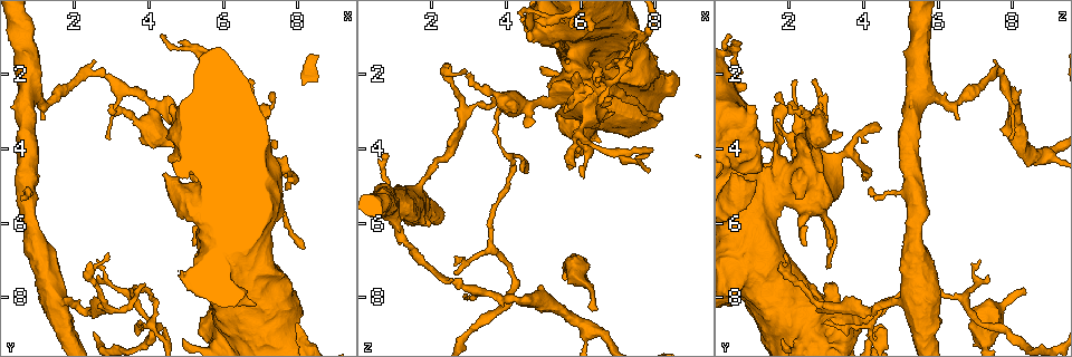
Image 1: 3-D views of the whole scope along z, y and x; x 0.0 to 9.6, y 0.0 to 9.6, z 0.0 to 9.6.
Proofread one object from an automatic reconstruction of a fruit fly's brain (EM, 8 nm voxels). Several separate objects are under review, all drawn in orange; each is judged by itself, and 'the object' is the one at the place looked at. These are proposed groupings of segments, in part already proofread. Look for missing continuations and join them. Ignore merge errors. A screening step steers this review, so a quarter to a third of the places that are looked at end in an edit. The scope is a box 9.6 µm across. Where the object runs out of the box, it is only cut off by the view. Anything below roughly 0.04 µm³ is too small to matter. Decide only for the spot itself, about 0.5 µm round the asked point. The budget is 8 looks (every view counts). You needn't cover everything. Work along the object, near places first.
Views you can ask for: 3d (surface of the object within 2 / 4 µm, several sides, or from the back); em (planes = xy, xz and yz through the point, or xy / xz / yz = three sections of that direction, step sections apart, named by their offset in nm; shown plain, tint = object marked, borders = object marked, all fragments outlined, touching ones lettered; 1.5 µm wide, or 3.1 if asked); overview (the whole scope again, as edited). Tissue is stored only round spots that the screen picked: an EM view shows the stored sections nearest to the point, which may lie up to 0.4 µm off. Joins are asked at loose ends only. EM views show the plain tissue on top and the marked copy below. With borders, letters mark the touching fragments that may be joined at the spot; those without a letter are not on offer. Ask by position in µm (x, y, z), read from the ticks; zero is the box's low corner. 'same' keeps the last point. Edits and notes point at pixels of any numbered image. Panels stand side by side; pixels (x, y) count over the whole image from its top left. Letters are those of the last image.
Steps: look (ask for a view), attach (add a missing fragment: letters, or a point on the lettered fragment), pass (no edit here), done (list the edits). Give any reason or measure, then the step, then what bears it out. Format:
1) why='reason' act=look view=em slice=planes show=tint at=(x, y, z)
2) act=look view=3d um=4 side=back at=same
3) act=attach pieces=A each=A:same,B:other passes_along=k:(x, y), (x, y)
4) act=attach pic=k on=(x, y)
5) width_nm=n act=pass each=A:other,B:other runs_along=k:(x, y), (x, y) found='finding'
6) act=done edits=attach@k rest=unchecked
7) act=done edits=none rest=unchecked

why='free end' act=look view=3d um=2 at=(6.35, 7.90, 8.30)

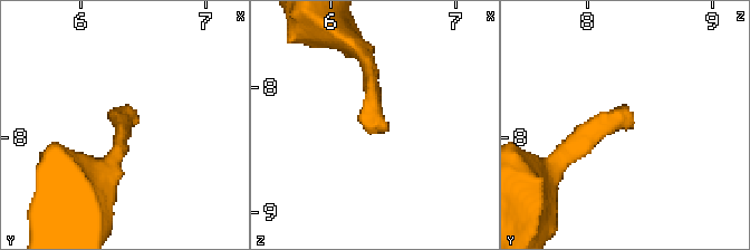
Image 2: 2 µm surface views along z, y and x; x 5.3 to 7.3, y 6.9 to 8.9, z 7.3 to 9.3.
why='need the tissue' act=look view=em slice=yz step=4 show=borders at=(6.42, 7.88, 8.38)

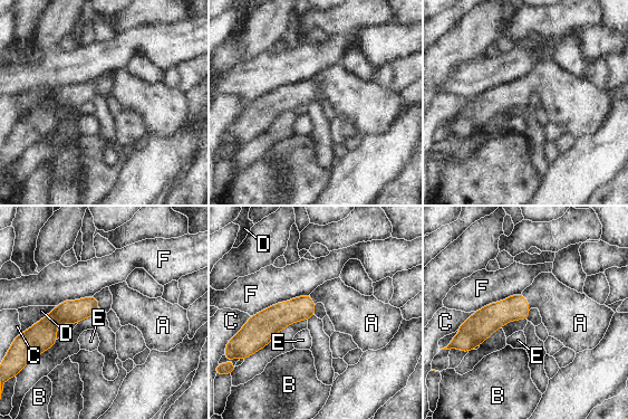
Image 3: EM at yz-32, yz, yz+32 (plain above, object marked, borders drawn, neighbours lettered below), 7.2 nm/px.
act=attach pic=3 on=(561, 308) each=A:same,B:other,C:other,D:other,E:other,F:other passes_along=3:(496, 315), (528, 302), (561, 308) found='it goes on there'

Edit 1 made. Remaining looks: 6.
act=look view=overview

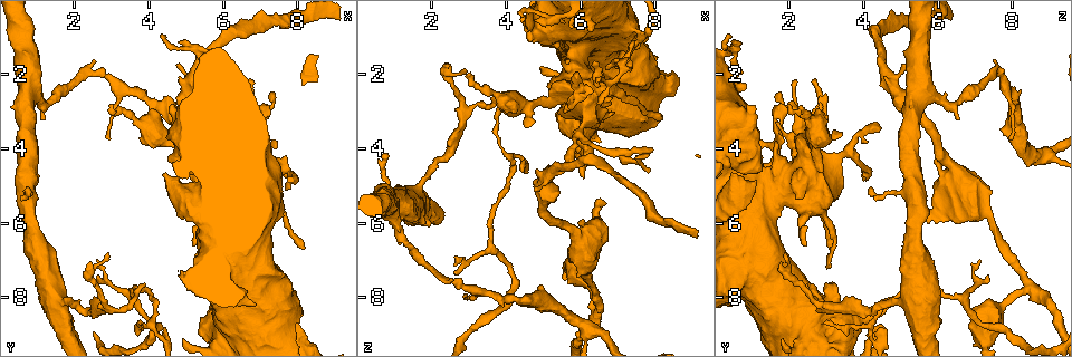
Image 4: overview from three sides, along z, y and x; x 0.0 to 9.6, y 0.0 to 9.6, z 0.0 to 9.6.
why='thin end' act=look view=em slice=xy step=8 show=borders at=(2.55, 7.50, 7.35)

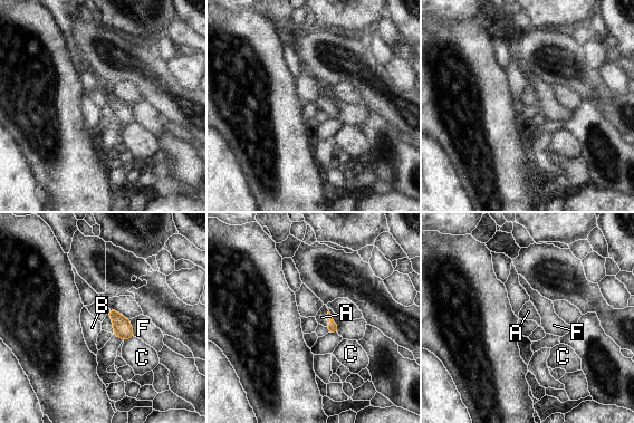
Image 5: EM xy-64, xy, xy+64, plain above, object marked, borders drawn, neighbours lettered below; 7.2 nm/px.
longest_contact=F:180nm act=attach pic=5 on=(322, 317) each=A:same,B:other,C:other,F:other passes_along=5:(333, 327), (328, 317), (322, 317) found='it goes on there'

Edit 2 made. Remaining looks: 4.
why='an open end' act=look view=3d um=2 side=back at=(7.20, 2.45, 1.75)

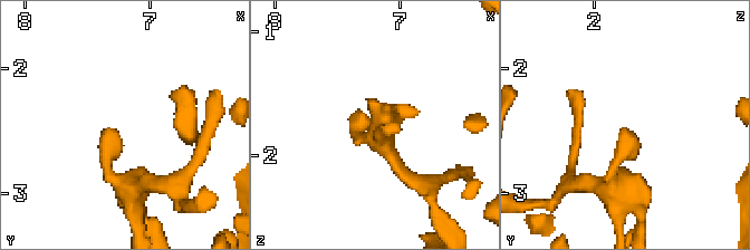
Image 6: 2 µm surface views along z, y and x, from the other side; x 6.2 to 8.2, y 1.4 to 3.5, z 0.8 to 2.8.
act=look view=em slice=xy step=4 show=borders at=(7.26, 2.48, 1.76)

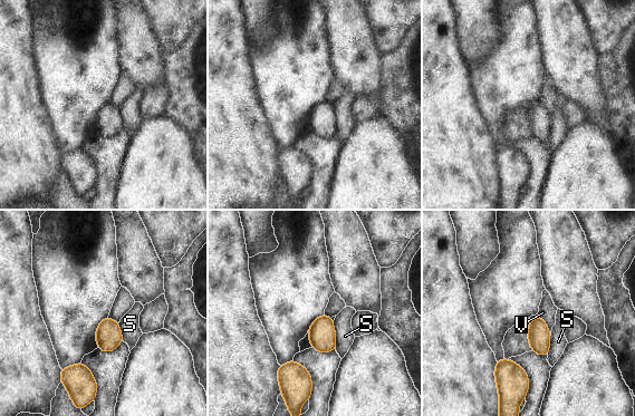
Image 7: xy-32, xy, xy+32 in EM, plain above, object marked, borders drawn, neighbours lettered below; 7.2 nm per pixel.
act=pass each=S:other,V:other border=7:(538, 315), (550, 335) found='none of them fits'

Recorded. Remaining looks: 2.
act=done edits=attach@3,attach@5 rest=unchecked

